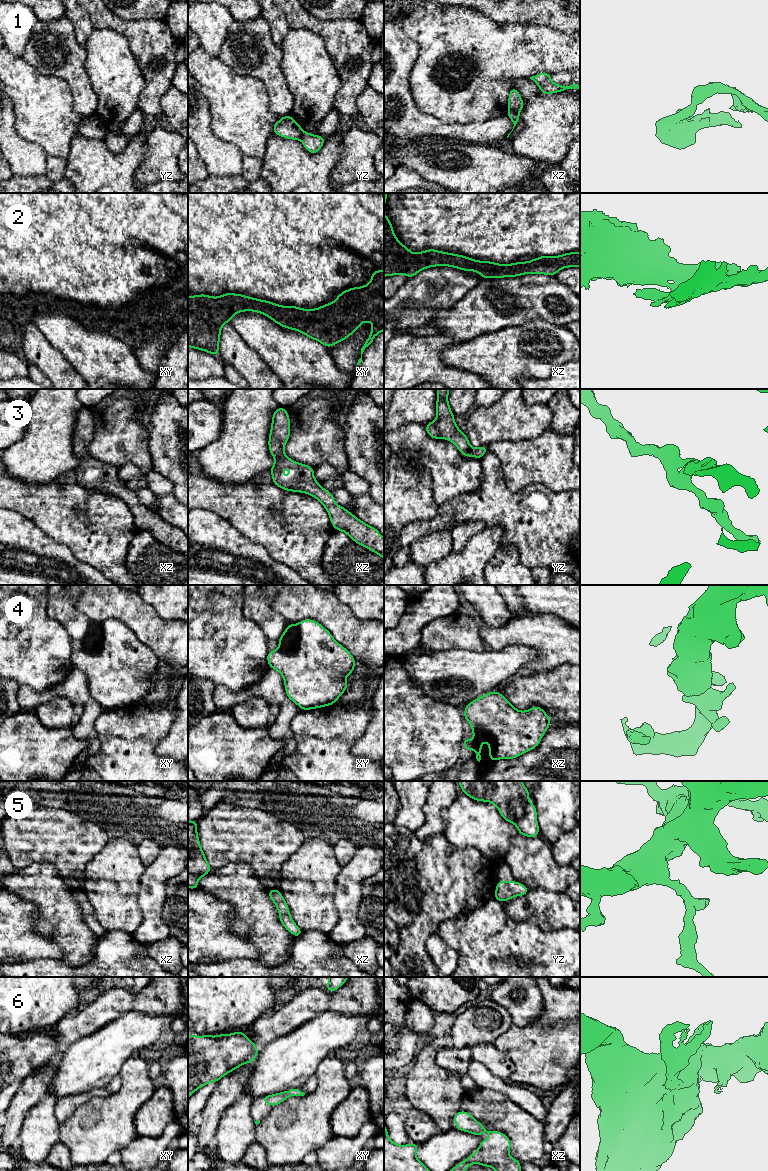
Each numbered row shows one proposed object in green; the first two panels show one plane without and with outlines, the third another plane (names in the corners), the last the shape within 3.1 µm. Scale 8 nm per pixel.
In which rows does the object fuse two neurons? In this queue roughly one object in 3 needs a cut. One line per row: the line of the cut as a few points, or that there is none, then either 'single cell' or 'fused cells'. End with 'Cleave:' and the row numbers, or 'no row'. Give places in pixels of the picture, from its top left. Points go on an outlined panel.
1: cut xz (509, 109), (518, 114); fused cells
2: cut none; single cell
3: cut none; single cell
4: cut xz (478, 730), (485, 733), (492, 742), (494, 759); fused cells
5: cut none; single cell
6: cut none; single cell
Cleave: 1, 4

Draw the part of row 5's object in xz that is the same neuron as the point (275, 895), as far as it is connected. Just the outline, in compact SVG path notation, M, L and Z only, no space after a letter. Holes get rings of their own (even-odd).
M269 889L268 895L278 909L281 924L292 934L292 936L299 937L302 935L303 931L293 921L290 915L290 909L281 892L278 889Z

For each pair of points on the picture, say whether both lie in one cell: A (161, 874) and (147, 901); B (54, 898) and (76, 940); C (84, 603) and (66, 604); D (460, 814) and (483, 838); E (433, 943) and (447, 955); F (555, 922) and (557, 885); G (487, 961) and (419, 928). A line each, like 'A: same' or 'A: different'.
A: same
B: same
C: different
D: same
E: same
F: different
G: different

